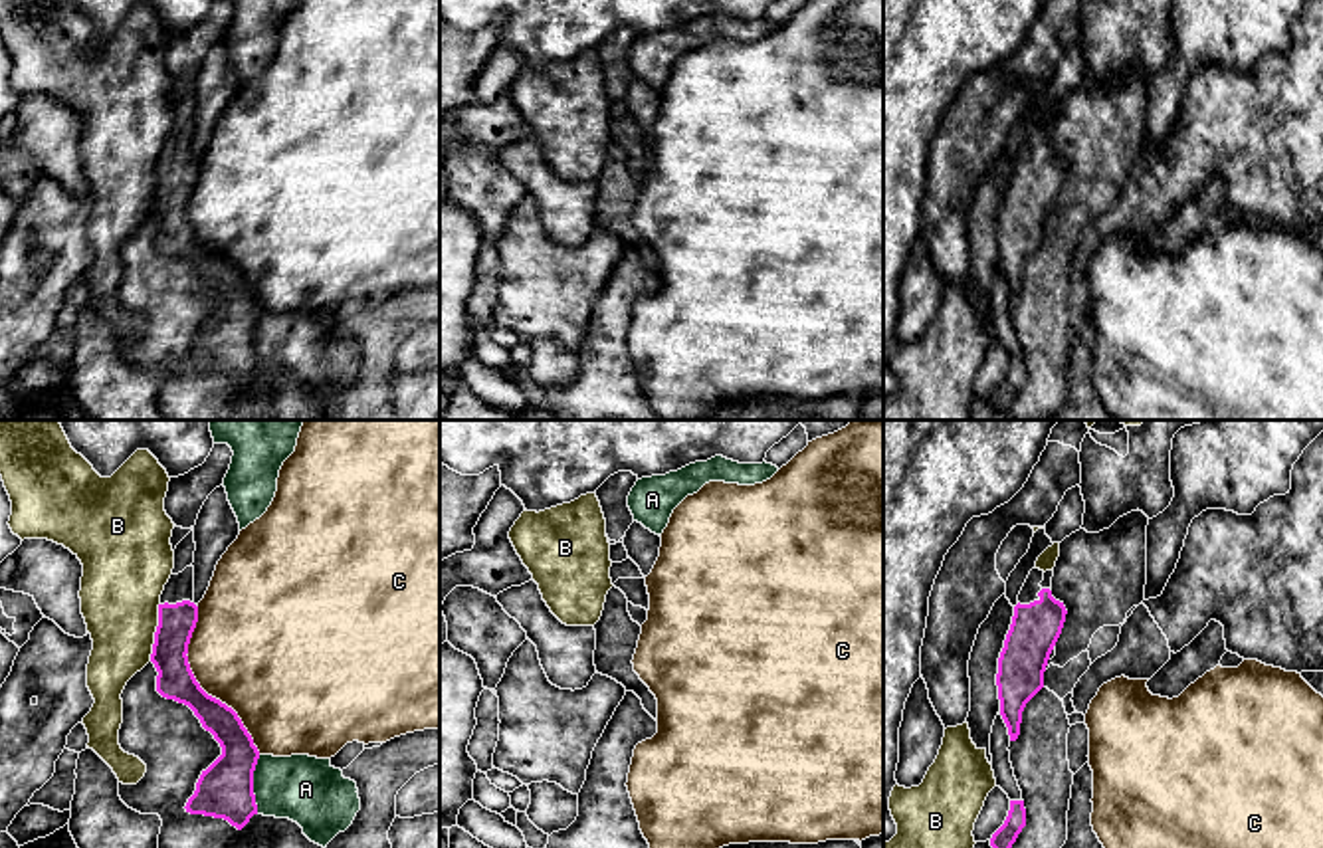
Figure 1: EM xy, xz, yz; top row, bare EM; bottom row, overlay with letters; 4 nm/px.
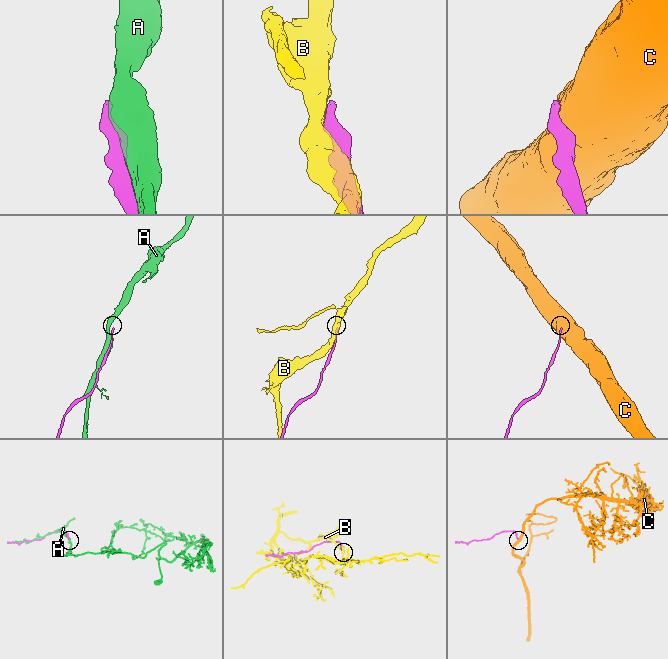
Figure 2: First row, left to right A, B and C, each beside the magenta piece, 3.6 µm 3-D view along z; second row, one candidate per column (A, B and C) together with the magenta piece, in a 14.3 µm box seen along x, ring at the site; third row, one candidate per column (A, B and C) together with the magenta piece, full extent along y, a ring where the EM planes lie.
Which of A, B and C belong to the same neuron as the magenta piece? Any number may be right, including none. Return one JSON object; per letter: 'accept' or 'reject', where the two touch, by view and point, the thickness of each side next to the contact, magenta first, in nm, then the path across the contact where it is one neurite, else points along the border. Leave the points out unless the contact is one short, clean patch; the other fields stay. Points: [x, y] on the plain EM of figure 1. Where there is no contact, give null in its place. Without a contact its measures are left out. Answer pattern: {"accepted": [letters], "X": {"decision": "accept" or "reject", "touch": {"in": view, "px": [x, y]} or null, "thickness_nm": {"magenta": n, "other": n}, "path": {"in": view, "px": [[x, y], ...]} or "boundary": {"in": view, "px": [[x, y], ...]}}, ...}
{"accepted": [], "A": {"decision": "reject", "touch": {"in": "xy", "px": [252, 341]}, "thickness_nm": {"magenta": 220, "other": 280}}, "B": {"decision": "reject", "touch": {"in": "xy", "px": [155, 189]}, "thickness_nm": {"magenta": 150, "other": 320}, "boundary": {"in": "xy", "px": [[159, 159], [159, 181], [149, 216]]}}, "C": {"decision": "reject", "touch": {"in": "xy", "px": [199, 240]}, "thickness_nm": {"magenta": 150, "other": 480}}}

